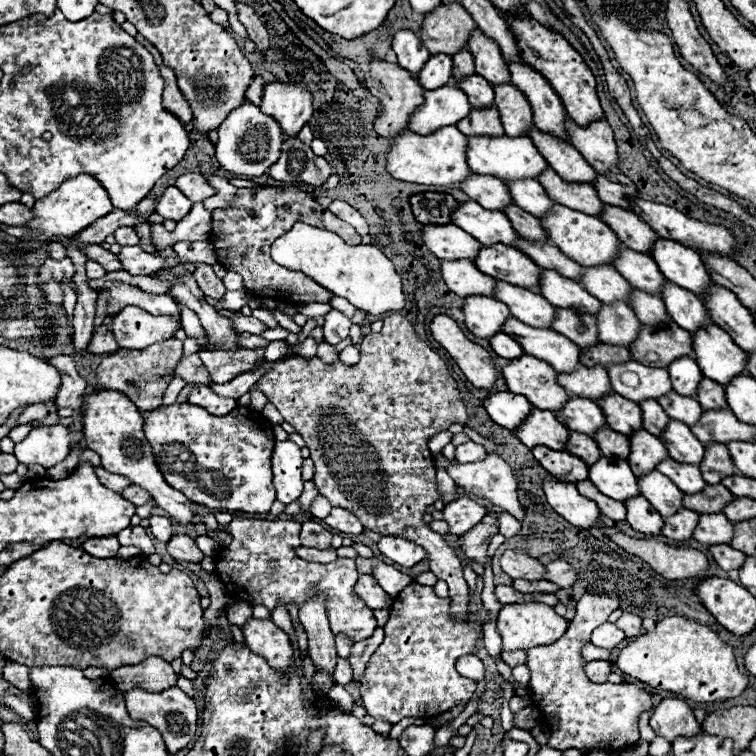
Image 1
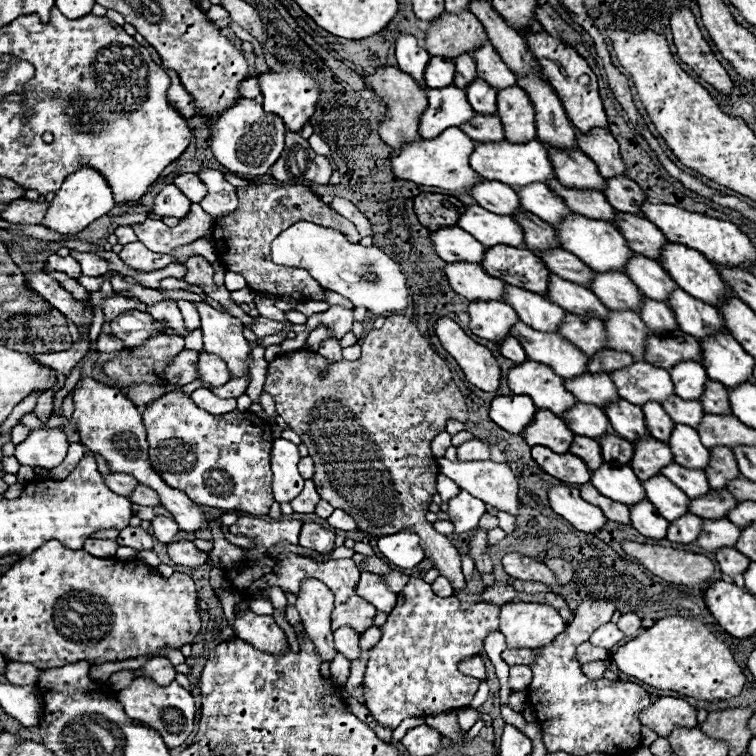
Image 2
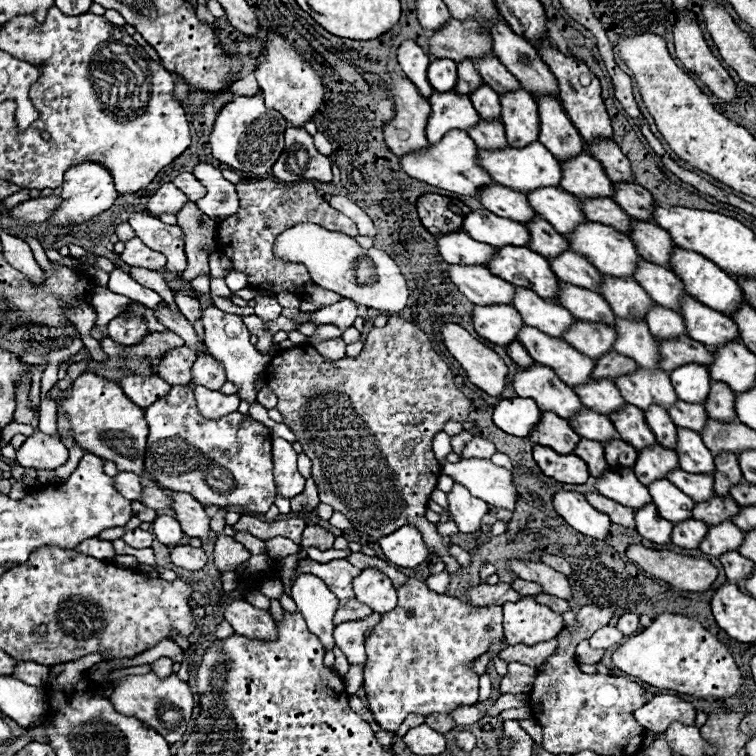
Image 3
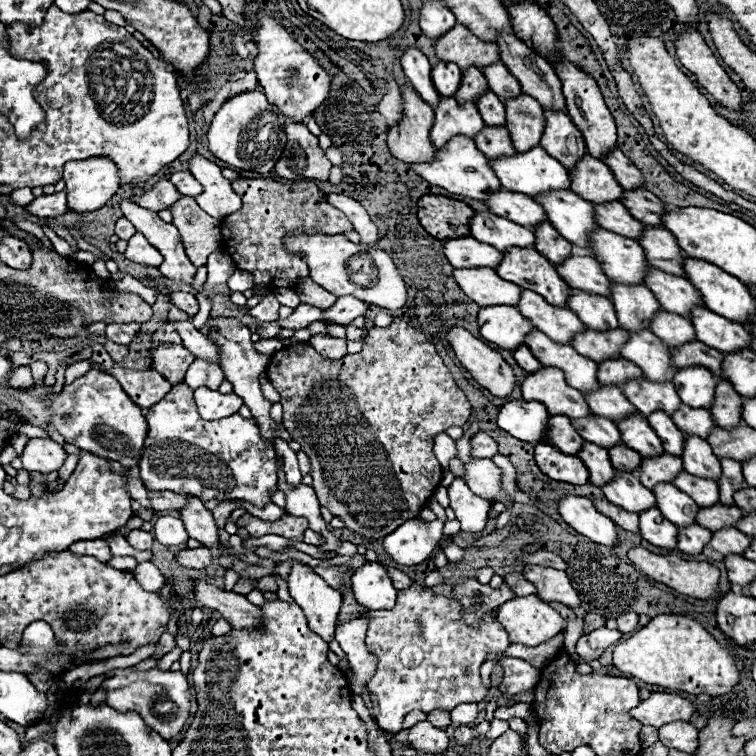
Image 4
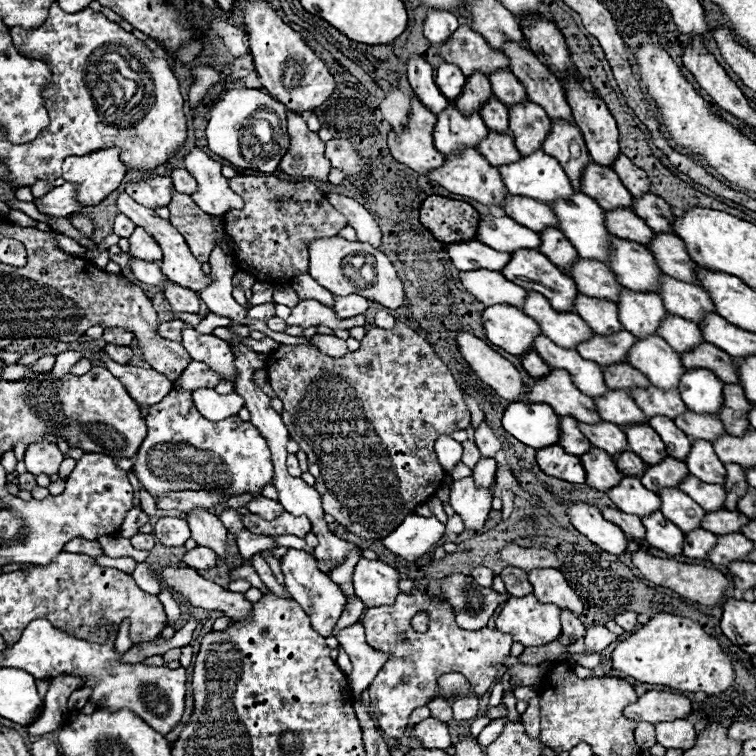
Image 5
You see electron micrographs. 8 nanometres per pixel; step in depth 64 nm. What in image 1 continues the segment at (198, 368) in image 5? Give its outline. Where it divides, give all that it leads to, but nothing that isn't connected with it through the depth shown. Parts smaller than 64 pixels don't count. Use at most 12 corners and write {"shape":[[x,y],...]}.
{"shape":[[264,346],[204,350],[200,358],[216,384],[250,372]]}

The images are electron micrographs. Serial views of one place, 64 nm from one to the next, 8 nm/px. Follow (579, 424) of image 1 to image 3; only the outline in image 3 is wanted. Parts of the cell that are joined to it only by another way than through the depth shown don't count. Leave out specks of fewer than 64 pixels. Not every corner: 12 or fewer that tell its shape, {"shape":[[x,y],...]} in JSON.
{"shape":[[584,408],[568,418],[572,430],[588,440],[618,438],[610,418]]}

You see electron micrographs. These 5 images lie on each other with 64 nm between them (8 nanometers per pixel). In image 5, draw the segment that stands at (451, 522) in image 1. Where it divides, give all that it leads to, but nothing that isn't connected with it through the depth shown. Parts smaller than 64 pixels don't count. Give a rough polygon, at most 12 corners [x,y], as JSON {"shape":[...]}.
{"shape":[[472,478],[454,480],[450,504],[468,530],[480,530],[492,510],[492,492]]}

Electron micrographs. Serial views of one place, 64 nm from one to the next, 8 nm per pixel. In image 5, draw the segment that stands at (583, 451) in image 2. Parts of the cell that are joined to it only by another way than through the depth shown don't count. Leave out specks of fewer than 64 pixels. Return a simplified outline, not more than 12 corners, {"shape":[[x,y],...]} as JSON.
{"shape":[[592,446],[580,460],[586,484],[610,490],[622,478],[612,456]]}

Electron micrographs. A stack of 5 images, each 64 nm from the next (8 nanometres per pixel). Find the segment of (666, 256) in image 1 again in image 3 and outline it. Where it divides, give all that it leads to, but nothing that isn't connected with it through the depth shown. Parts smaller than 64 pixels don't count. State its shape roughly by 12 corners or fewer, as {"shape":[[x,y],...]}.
{"shape":[[672,250],[670,268],[690,296],[732,312],[738,284],[698,252]]}

